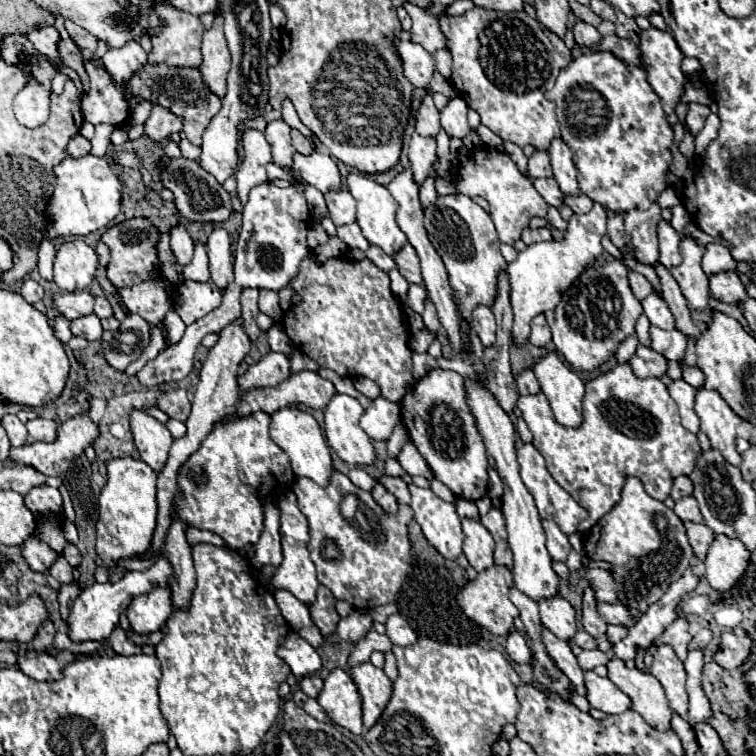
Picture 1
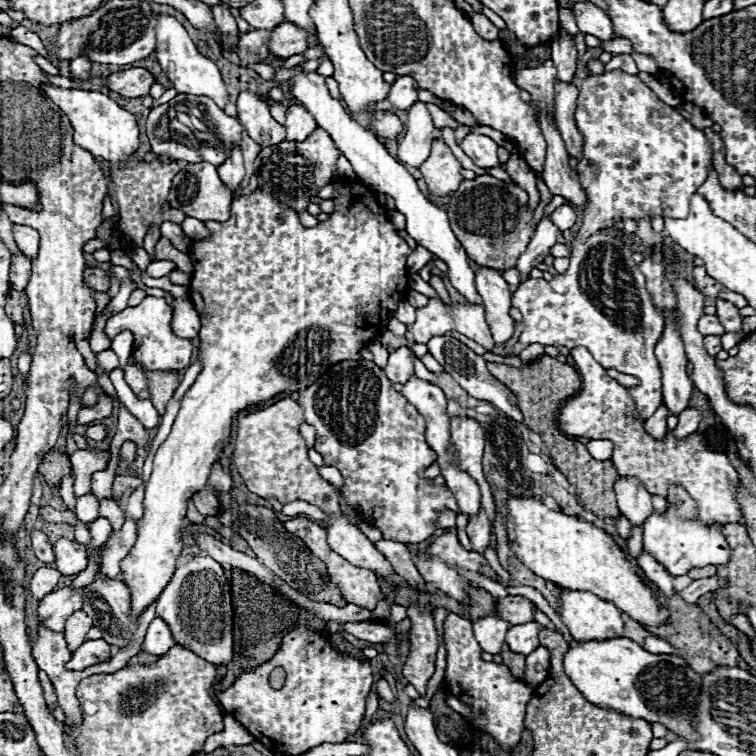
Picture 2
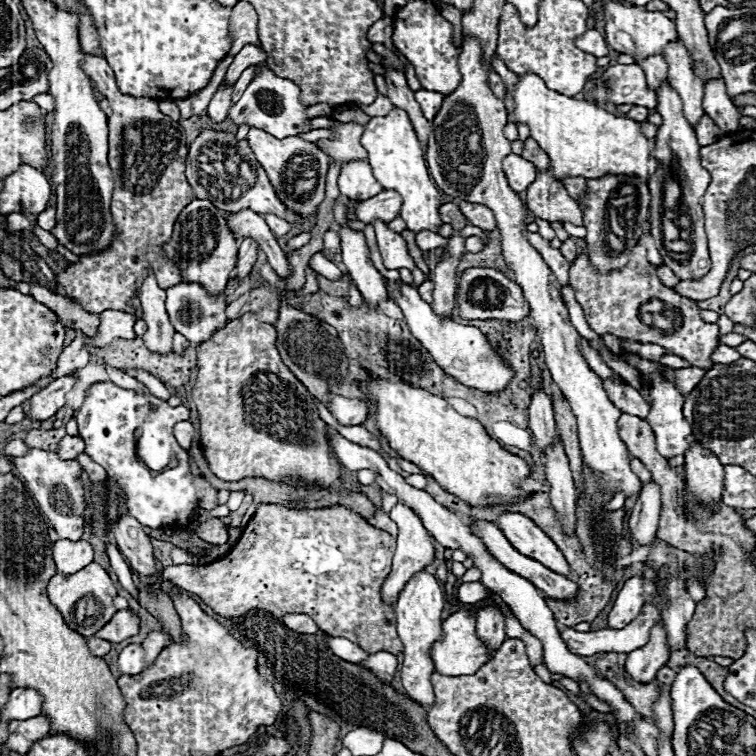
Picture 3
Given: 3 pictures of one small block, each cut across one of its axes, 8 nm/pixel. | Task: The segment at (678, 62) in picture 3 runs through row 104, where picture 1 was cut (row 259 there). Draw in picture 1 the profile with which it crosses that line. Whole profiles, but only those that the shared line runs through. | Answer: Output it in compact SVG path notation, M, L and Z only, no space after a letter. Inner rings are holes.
M686 236L680 242L680 252L684 262L676 268L670 268L670 274L678 282L684 298L688 300L688 306L692 310L706 310L710 288L708 288L708 276L702 272L702 266L700 266L704 248L698 246L690 236Z

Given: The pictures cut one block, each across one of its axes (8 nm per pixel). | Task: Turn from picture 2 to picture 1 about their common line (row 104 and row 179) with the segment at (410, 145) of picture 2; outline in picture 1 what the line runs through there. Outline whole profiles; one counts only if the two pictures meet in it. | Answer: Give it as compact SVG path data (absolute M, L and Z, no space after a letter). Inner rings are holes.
M414 134L412 140L410 140L408 160L410 160L414 182L418 186L422 186L424 180L430 176L432 164L436 162L436 140Z

